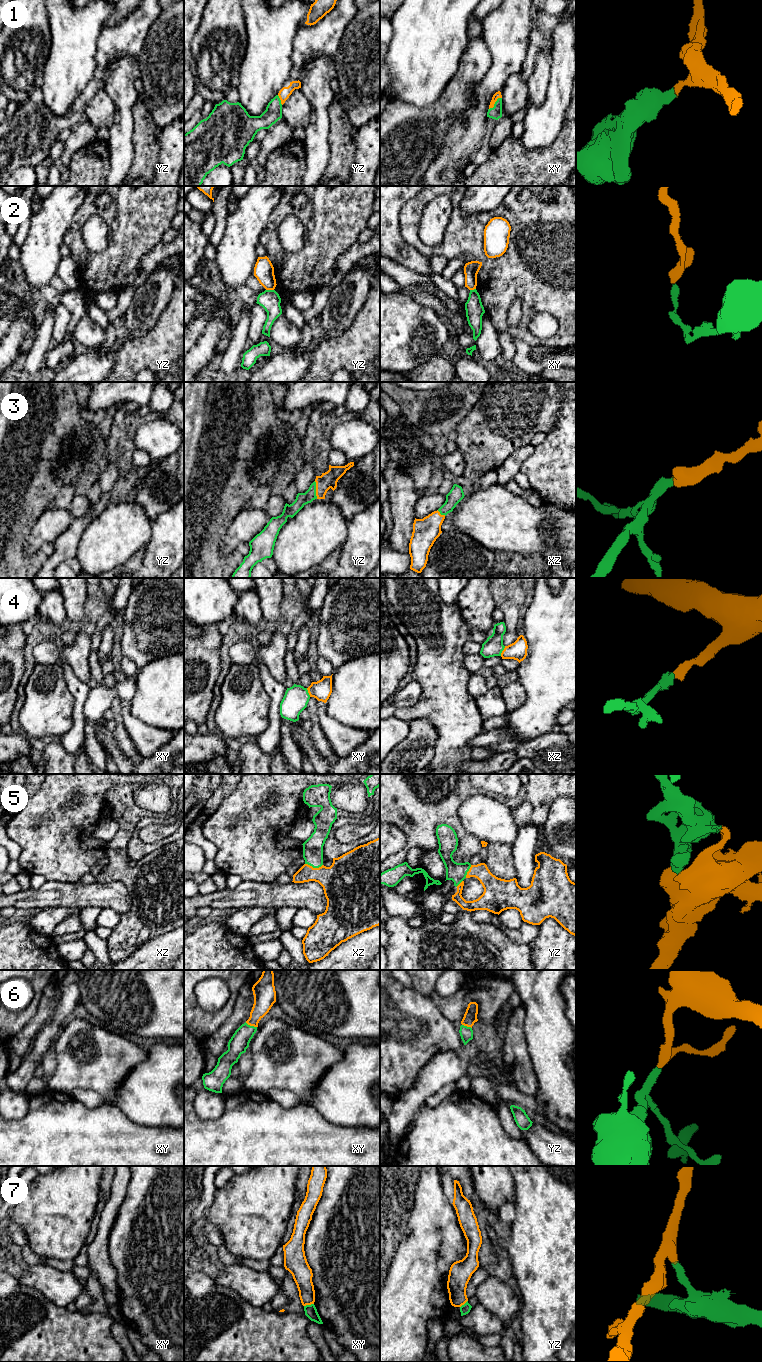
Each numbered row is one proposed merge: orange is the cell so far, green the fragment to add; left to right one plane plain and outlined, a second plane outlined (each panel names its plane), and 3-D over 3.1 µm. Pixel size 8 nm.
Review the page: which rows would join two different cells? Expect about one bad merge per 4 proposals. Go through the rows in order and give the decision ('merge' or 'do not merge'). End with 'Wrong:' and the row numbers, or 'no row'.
1: merge
2: do not merge
3: merge
4: merge
5: merge
6: merge
7: do not merge
Wrong: 2, 7

